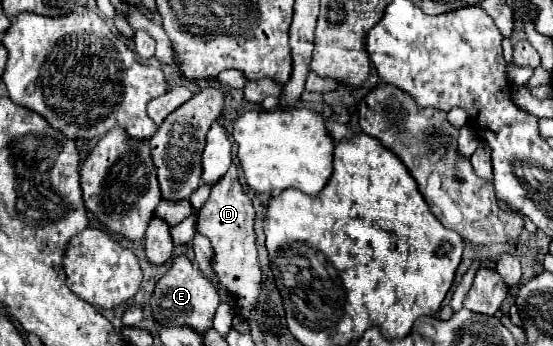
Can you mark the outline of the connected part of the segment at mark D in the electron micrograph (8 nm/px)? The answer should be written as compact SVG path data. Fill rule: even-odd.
M231 166L223 180L219 180L211 188L209 200L203 204L203 208L197 212L197 230L211 240L213 248L213 272L223 288L233 296L233 304L237 308L237 314L247 320L251 310L257 310L259 294L261 294L261 266L257 260L257 248L255 248L255 208L247 194L243 192L243 186L237 178L237 168Z

